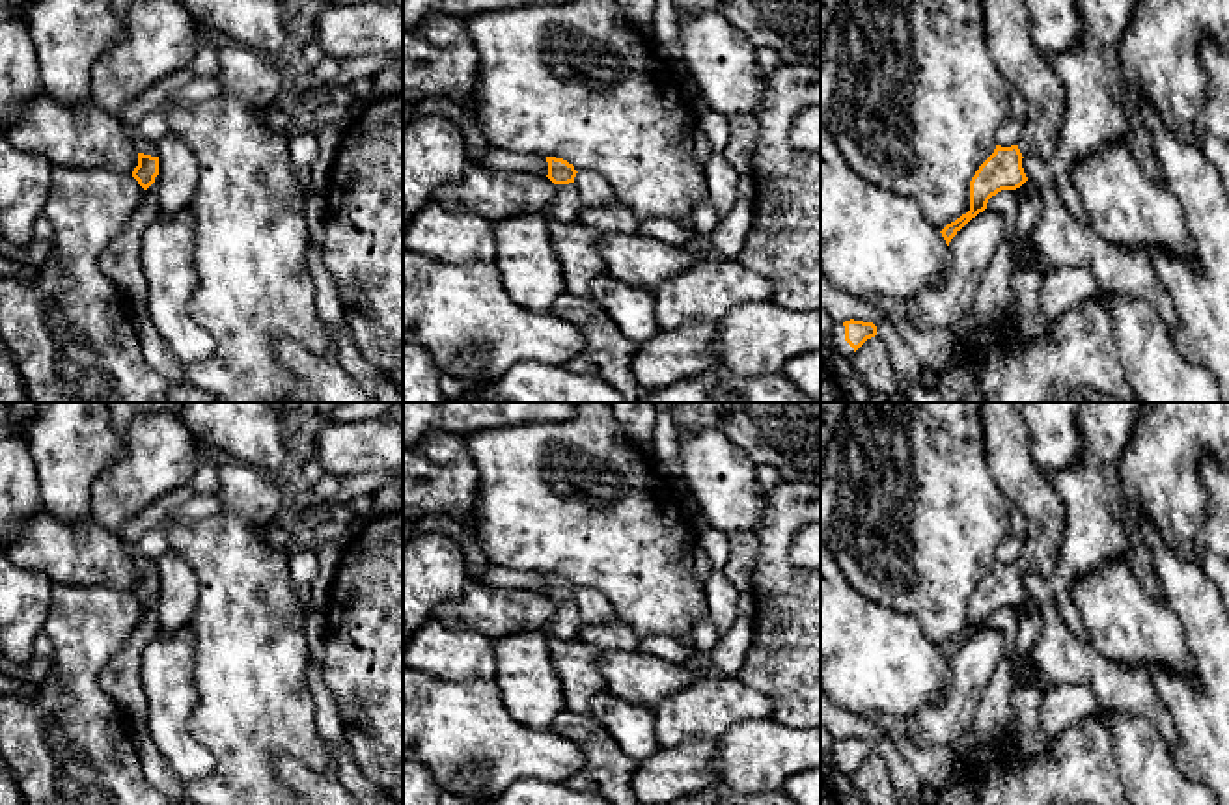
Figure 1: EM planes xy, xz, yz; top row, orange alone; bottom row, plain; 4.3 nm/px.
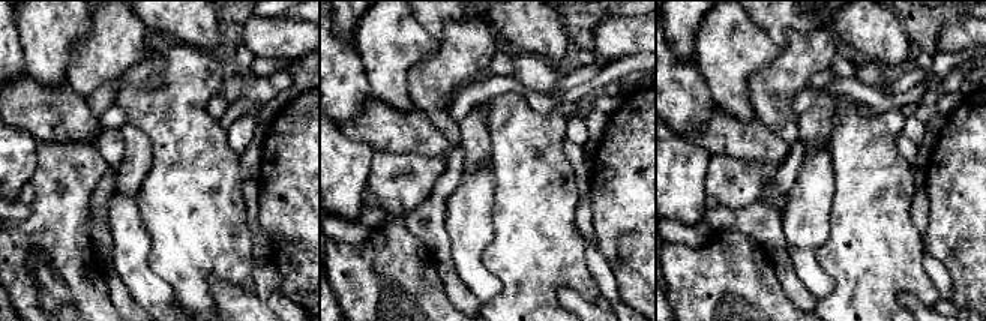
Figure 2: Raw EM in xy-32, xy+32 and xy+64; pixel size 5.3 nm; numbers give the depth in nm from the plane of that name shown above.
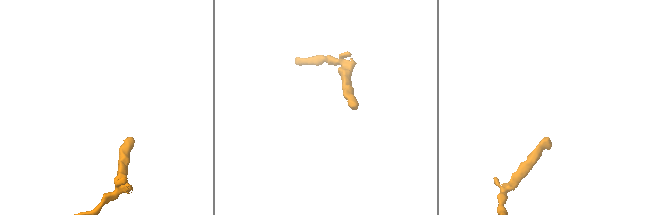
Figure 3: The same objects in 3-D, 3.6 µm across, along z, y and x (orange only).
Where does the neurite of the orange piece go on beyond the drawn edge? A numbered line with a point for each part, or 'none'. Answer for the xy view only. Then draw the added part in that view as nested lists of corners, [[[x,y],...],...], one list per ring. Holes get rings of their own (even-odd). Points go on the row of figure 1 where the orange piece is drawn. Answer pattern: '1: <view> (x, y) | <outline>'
1: xy (142, 146) | [[[123,125],[123,129],[131,136],[138,153],[157,157],[157,143],[147,142],[145,138],[142,138],[136,130],[136,125]]]

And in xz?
1: xz (566, 207) | [[[574,183],[556,184],[556,198],[546,209],[546,216],[554,216],[559,222],[580,222],[580,196]]]

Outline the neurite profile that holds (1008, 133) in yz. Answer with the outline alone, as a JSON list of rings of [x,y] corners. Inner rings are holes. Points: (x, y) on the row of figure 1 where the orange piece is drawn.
[[[1024,119],[1003,121],[996,130],[996,145],[1001,147],[1018,145],[1024,127],[1026,127]]]

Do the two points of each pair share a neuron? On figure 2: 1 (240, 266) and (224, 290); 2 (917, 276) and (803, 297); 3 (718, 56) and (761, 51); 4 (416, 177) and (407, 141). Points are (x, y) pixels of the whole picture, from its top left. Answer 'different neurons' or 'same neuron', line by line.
1: different neurons
2: different neurons
3: same neuron
4: different neurons

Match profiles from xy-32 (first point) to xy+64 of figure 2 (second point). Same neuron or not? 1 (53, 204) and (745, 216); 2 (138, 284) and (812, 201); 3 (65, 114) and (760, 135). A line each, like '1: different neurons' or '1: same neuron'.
1: different neurons
2: same neuron
3: same neuron

